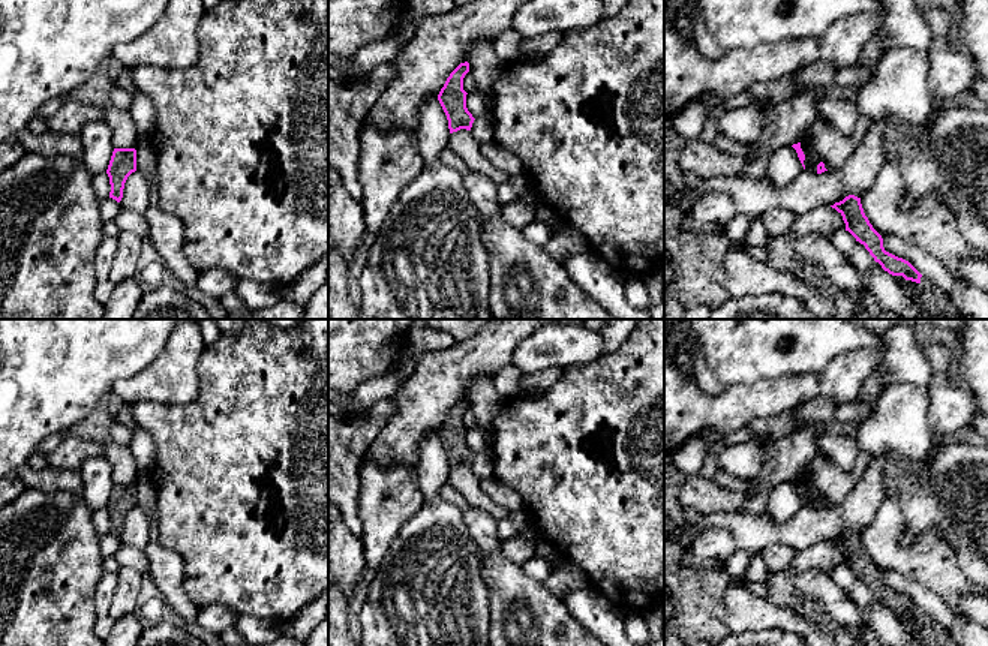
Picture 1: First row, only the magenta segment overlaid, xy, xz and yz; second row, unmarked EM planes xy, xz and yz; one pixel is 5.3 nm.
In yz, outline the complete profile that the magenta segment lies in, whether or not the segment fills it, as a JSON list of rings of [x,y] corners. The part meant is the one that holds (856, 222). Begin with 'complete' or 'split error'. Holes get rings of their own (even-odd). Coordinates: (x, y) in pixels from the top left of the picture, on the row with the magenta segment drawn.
split error; [[[849,195],[831,207],[843,216],[846,231],[865,246],[885,271],[892,276],[903,276],[906,280],[916,282],[922,286],[922,294],[915,295],[912,300],[924,319],[936,319],[937,316],[958,319],[958,310],[946,294],[925,279],[909,261],[885,250],[883,238],[865,216],[861,198]]]

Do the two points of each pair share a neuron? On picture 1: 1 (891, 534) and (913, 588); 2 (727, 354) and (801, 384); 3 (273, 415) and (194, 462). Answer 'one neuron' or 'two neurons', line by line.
1: two neurons
2: two neurons
3: one neuron

